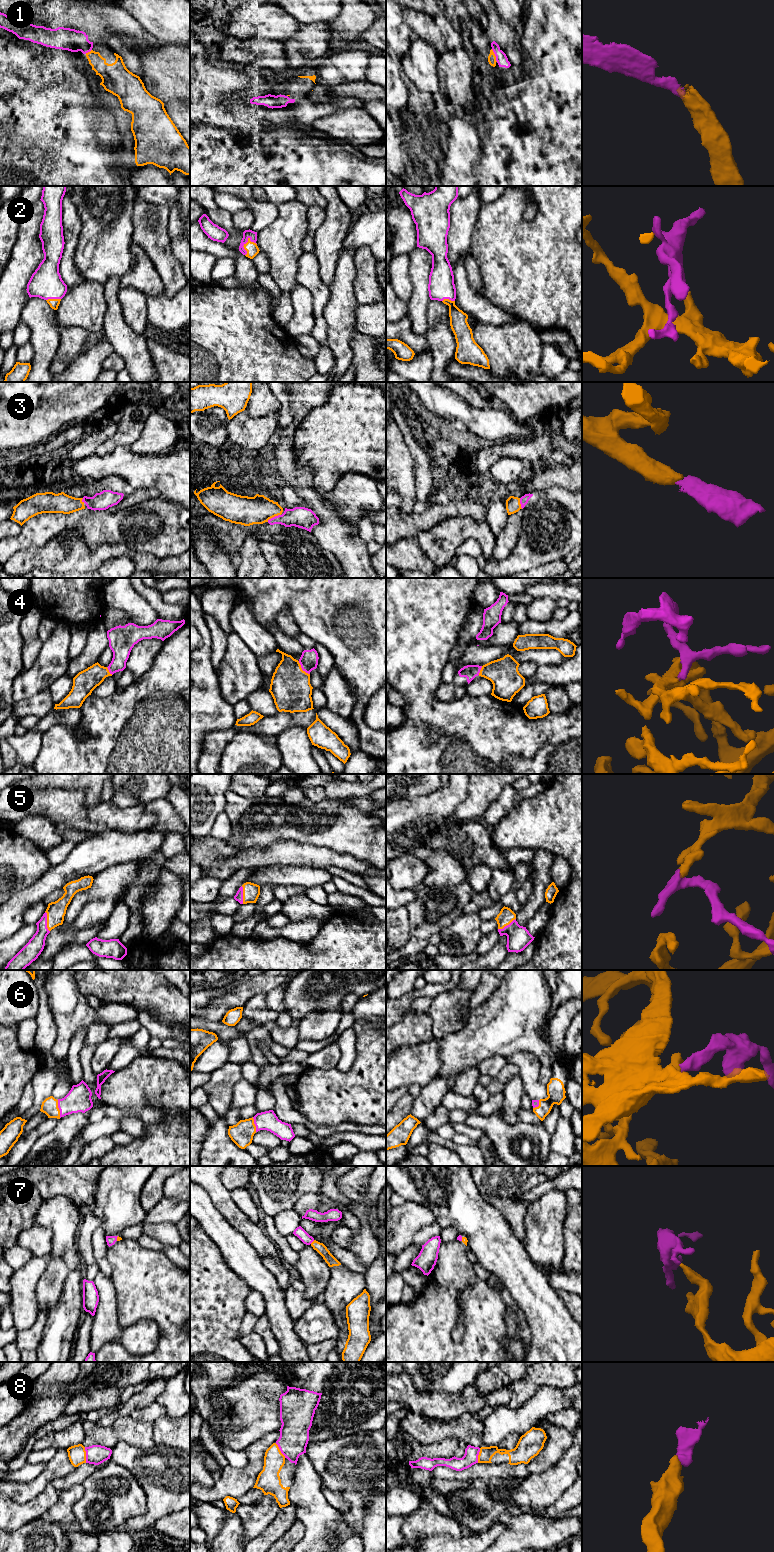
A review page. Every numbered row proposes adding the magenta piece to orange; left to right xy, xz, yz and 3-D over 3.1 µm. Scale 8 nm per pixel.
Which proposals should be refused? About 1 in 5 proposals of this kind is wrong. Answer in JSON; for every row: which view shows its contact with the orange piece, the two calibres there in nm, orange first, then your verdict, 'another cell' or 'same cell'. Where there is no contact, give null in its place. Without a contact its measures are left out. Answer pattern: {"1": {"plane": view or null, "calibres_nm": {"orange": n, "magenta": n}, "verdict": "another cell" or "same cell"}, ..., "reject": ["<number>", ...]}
{"1": {"plane": "yz", "calibres_nm": {"orange": 70, "magenta": 90}, "verdict": "same cell"}, "2": {"plane": "xz", "calibres_nm": {"orange": 100, "magenta": 70}, "verdict": "same cell"}, "3": {"plane": "xz", "calibres_nm": {"orange": 240, "magenta": 170}, "verdict": "same cell"}, "4": {"plane": "xz", "calibres_nm": {"orange": 320, "magenta": 140}, "verdict": "same cell"}, "5": {"plane": "xy", "calibres_nm": {"orange": 150, "magenta": 140}, "verdict": "same cell"}, "6": {"plane": "xy", "calibres_nm": {"orange": 130, "magenta": 200}, "verdict": "same cell"}, "7": {"plane": "xz", "calibres_nm": {"orange": 80, "magenta": 80}, "verdict": "same cell"}, "8": {"plane": "xy", "calibres_nm": {"orange": 140, "magenta": 160}, "verdict": "same cell"}, "reject": []}

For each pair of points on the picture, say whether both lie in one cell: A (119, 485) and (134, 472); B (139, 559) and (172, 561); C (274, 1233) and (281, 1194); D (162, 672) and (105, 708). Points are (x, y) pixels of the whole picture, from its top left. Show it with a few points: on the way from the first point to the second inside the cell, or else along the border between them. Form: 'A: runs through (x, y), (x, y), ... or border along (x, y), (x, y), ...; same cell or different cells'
A: border along (101, 480), (105, 476), (120, 475), (130, 488); different cells
B: runs through (147, 562), (164, 563); same cell
C: border along (265, 1213), (273, 1218); different cells
D: runs through (148, 684), (119, 707); same cell

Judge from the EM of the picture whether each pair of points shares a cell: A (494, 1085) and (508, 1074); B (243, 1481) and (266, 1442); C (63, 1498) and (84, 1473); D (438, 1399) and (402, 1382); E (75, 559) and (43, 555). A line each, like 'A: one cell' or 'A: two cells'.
A: one cell
B: one cell
C: two cells
D: one cell
E: one cell

